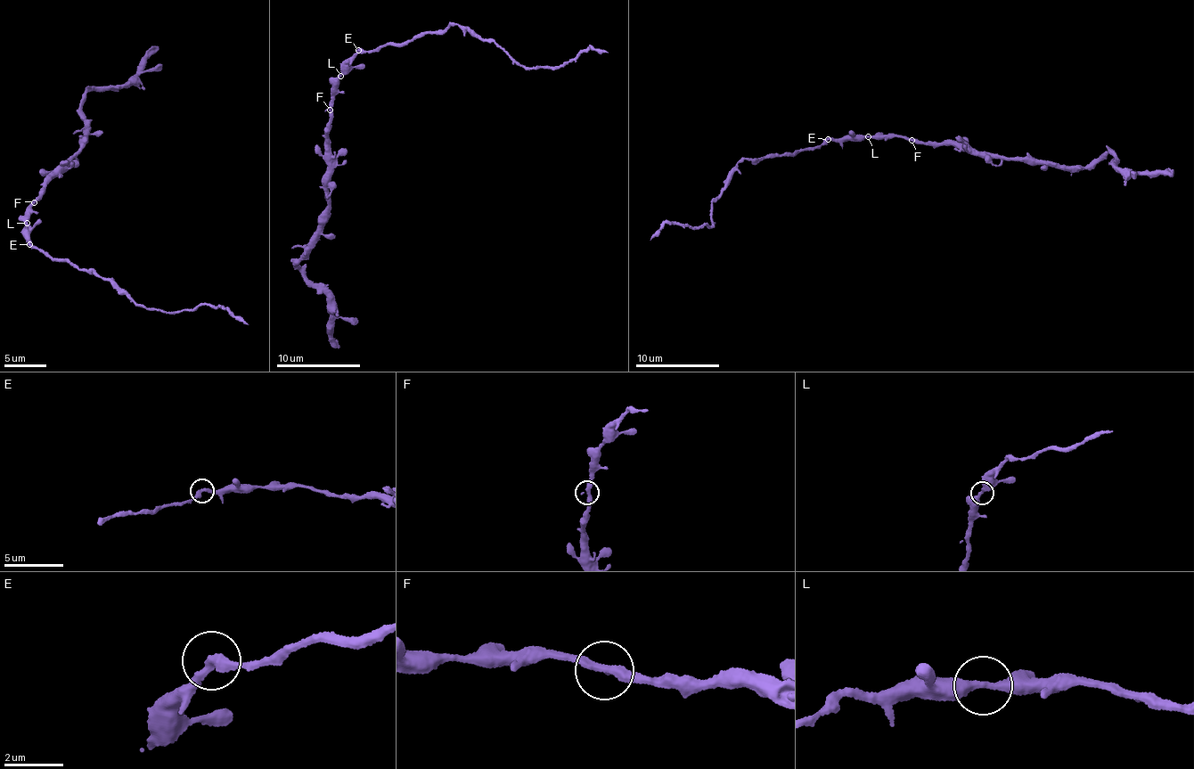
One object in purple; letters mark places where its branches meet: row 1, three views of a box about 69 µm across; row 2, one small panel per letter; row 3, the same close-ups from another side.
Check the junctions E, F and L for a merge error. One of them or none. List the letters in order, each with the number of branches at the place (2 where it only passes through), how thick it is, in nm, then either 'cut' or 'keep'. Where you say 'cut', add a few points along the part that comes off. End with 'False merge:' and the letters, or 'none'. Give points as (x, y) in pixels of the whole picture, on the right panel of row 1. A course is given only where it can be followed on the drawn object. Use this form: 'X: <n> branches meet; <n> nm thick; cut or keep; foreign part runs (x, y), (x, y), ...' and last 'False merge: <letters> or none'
E: 2 branches meet; 300 nm thick; cut; foreign part runs (827, 140), (793, 157), (765, 156), (754, 163), (742, 159), (709, 210), (709, 228), (671, 223), (650, 240)
F: 2 branches meet; 300 nm thick; keep
L: 2 branches meet; 360 nm thick; keep
False merge: E

